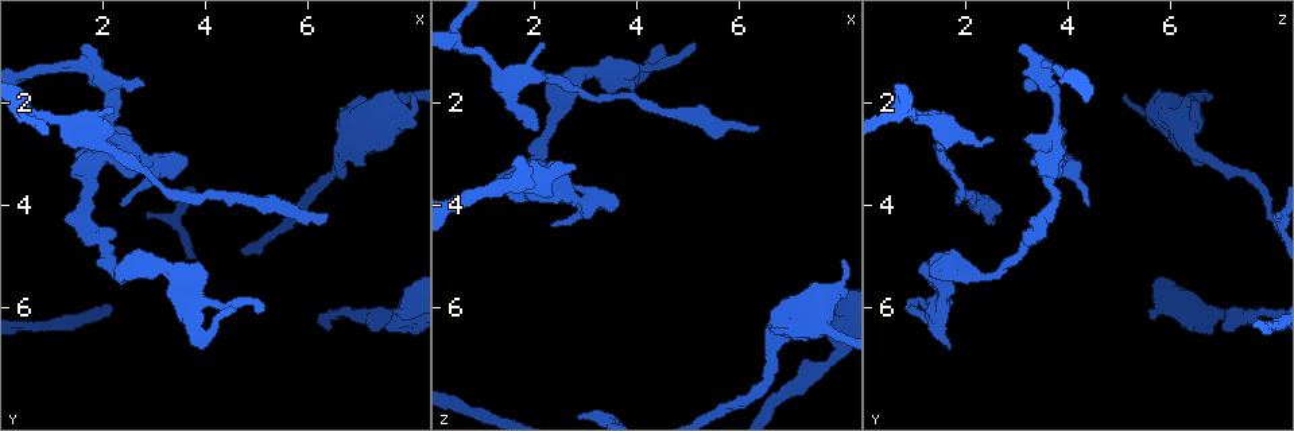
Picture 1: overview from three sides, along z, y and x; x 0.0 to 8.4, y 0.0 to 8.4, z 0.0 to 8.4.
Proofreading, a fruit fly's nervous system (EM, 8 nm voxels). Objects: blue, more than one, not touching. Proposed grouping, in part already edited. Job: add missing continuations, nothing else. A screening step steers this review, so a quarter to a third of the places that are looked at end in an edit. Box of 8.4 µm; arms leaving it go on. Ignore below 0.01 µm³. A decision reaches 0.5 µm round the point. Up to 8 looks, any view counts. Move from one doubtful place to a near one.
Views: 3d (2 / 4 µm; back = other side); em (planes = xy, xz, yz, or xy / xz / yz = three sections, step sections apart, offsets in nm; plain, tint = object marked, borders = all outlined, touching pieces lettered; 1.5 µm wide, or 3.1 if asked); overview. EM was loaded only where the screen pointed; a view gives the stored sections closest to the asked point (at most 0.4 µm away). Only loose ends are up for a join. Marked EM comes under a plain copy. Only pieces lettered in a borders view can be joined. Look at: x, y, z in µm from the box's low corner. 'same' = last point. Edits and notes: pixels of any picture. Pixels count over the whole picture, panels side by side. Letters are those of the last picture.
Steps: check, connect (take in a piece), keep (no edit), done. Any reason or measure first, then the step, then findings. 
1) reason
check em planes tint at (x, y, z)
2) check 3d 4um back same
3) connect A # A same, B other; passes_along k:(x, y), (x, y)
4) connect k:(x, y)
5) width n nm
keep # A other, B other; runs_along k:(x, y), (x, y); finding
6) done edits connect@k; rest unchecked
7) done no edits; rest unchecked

free end
check 3d 2um at (1.80, 0.95, 3.05)

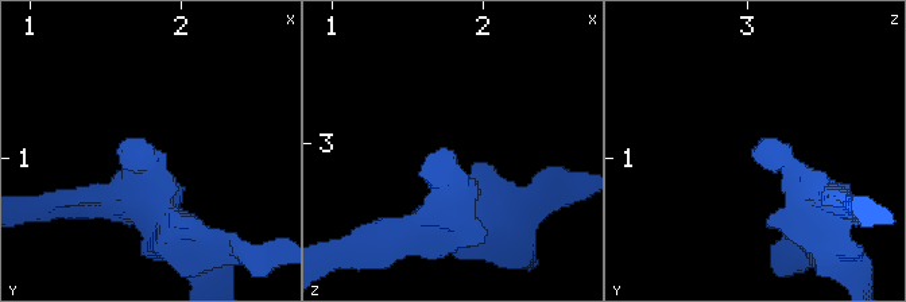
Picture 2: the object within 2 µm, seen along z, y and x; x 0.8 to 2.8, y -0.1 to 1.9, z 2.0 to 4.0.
arm_widths 180, 280 nm; now the EM
check em planes borders at (1.80, 0.92, 3.06)

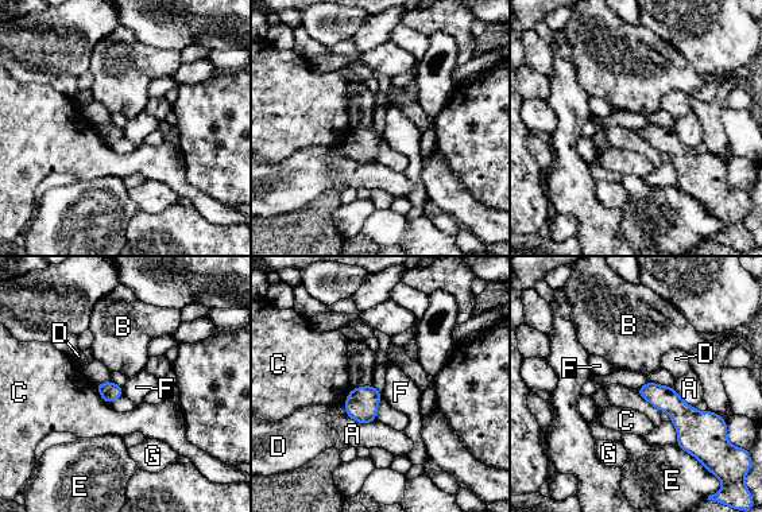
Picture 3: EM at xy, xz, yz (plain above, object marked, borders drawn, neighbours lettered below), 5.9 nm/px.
longest_contact A 190 nm
keep # A other, B other, C other, D other, E other, F other, G other; border 3:(123, 388), (124, 394); no lettered piece goes on from it

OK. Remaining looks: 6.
branch stops here
check 3d 2um at (2.35, 4.00, 4.35)

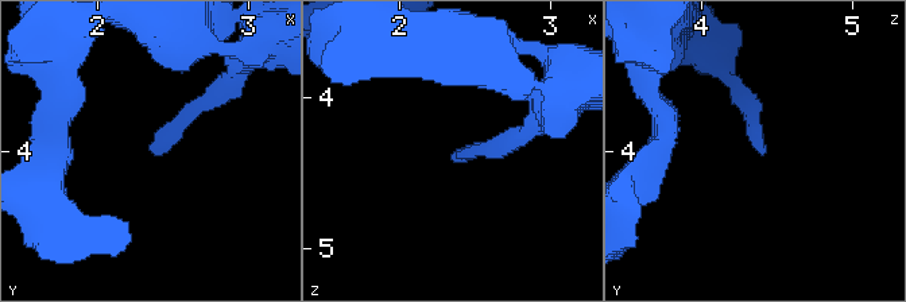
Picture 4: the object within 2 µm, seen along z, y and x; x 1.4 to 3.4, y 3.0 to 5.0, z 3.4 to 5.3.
need the tissue
check em xz step 8 borders at (2.36, 3.94, 4.34)

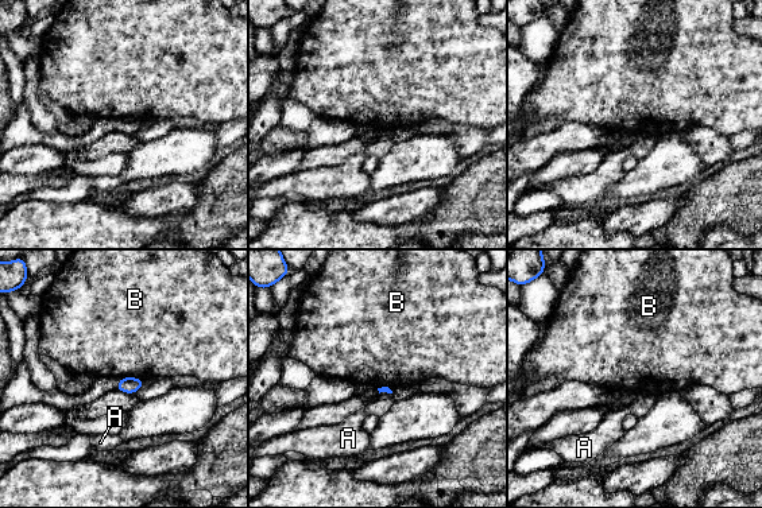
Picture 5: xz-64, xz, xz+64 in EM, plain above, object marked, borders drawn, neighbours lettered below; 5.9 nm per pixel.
check em planes borders same

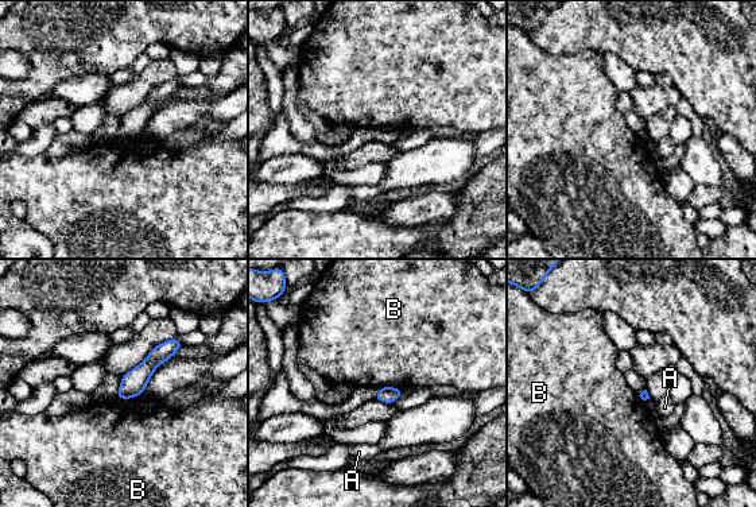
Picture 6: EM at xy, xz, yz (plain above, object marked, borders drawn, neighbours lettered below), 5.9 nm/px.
keep # A other, B other; border 6:(142, 394), (134, 398), (116, 398); no lettered piece goes on from it

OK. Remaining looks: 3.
an open end
check 3d 4um at (5.15, 5.95, 0.85)

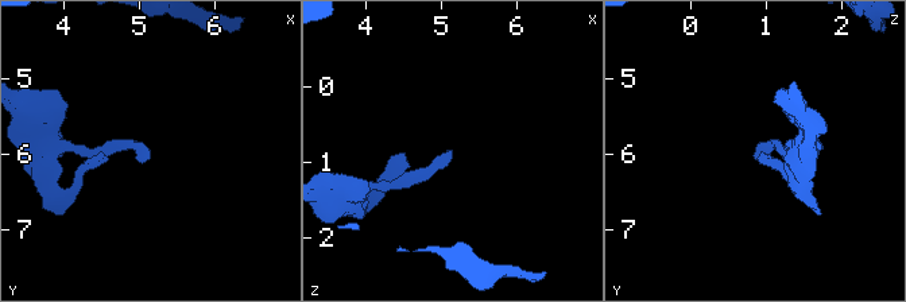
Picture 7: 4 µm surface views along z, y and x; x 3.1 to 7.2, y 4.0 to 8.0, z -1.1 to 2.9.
need the tissue
check em 3.1um xy step 16 borders at (5.10, 5.90, 0.85)

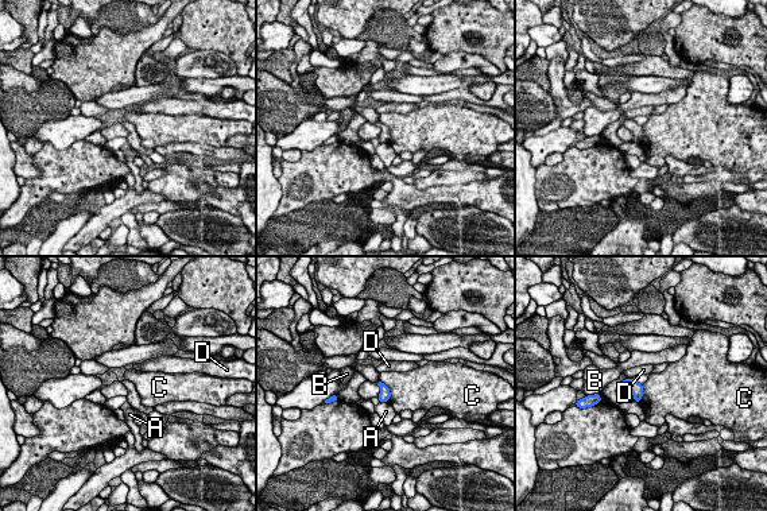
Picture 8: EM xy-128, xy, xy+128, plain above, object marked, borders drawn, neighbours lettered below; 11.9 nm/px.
check em 3.1um planes borders same

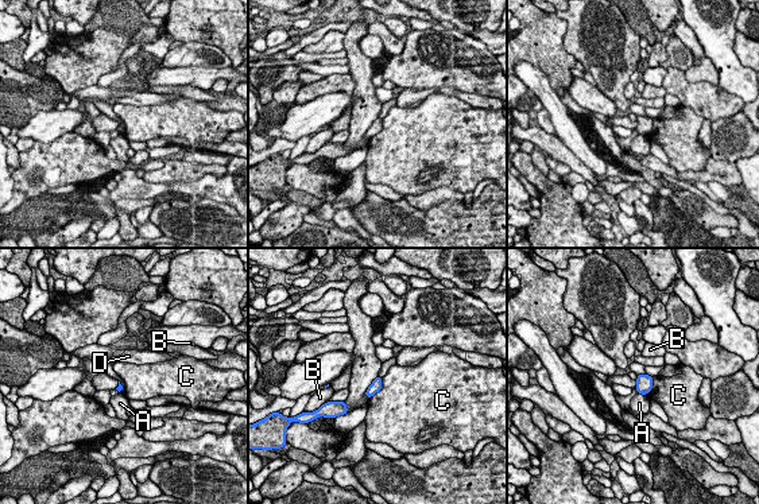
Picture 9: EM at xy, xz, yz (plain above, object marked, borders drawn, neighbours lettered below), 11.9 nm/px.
keep # A other, B other, C other, D other; none of them fits

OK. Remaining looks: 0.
done no edits; rest unchecked

